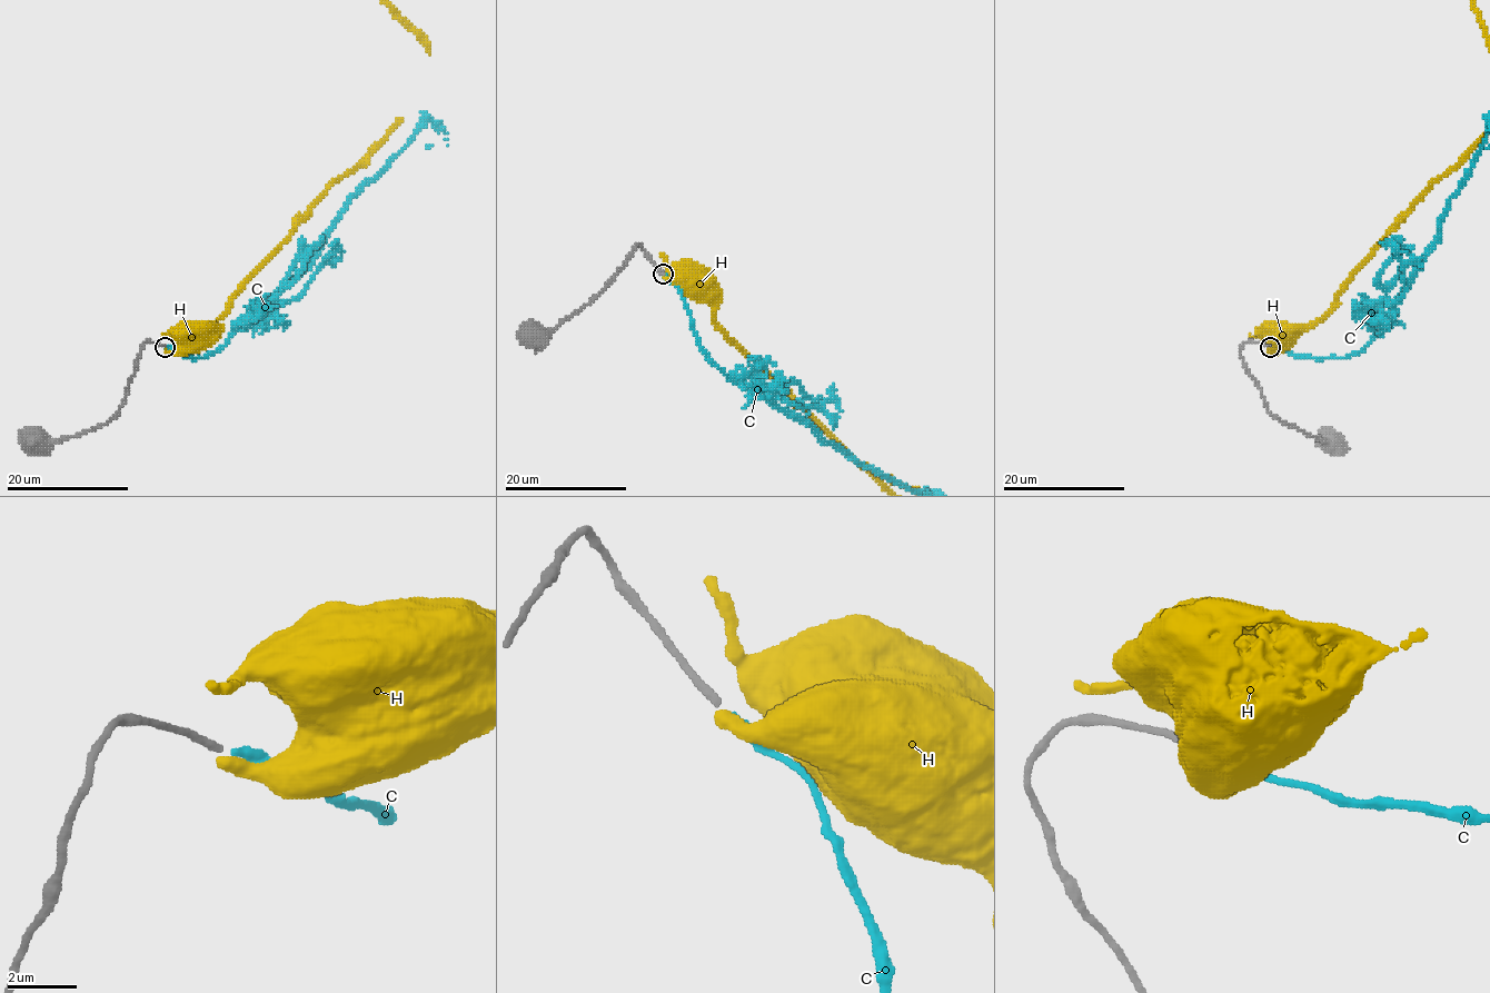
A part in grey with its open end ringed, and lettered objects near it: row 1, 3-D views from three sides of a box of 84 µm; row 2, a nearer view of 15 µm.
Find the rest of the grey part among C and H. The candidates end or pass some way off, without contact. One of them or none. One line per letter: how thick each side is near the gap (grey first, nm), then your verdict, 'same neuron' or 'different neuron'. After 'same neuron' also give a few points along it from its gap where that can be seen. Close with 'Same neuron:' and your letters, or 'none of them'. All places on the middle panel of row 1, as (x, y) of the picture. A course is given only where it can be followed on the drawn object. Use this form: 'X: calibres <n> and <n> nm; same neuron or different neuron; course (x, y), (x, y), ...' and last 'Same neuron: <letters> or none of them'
C: calibres 240 and 300 nm; same neuron
H: calibres 240 and 420 nm; different neuron
Same neuron: C

